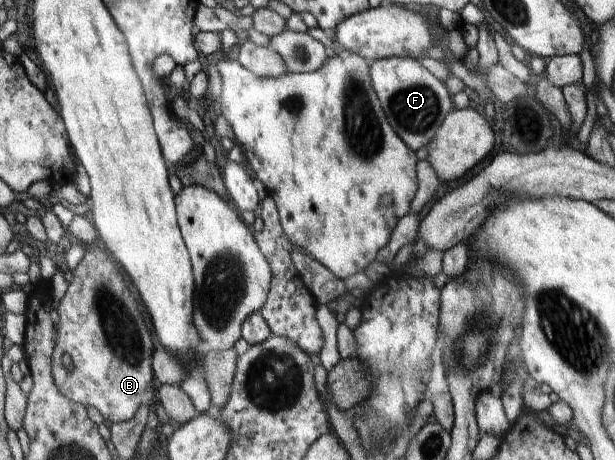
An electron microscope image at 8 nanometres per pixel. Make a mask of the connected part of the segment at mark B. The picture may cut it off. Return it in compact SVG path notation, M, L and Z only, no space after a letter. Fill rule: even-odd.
M88 249L72 272L73 280L56 309L60 316L52 354L52 375L65 398L97 408L105 420L129 422L141 405L153 405L151 380L155 348L151 330L139 310L139 302L128 290L123 269L109 252ZM69 354L73 370L61 366L61 356Z

